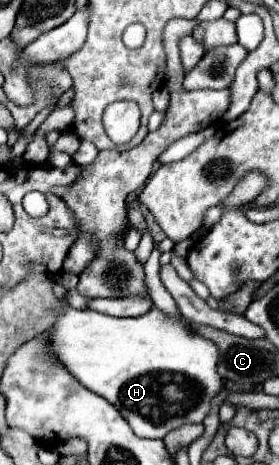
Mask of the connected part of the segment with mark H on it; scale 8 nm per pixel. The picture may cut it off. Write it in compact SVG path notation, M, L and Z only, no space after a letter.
M66 300L60 306L60 318L50 334L52 352L86 388L106 398L126 418L134 434L146 438L164 438L184 424L200 424L210 412L210 402L224 388L218 374L218 346L198 336L182 314L170 316L158 308L135 318L118 318L98 314L94 310L76 310Z

